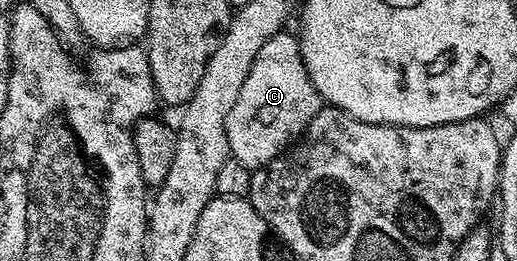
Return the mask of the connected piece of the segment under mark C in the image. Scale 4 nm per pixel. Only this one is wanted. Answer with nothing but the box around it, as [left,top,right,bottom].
[227,34,325,169]

